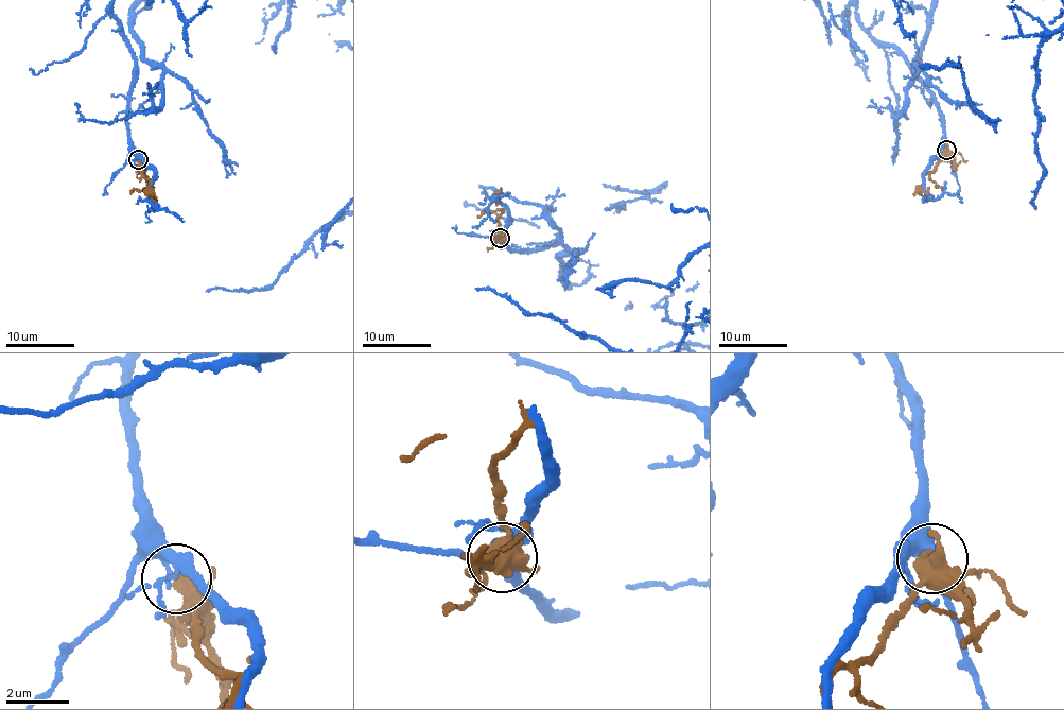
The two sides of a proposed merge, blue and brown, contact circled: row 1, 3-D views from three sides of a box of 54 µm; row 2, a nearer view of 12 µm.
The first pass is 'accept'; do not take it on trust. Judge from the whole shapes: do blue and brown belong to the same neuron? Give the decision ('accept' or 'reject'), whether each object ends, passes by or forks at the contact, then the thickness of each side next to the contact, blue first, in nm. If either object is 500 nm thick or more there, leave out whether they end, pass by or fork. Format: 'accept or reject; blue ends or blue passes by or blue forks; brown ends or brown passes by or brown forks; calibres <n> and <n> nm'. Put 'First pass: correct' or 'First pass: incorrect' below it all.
reject; blue ends; brown ends; calibres 190 and 400 nm
First pass: incorrect

